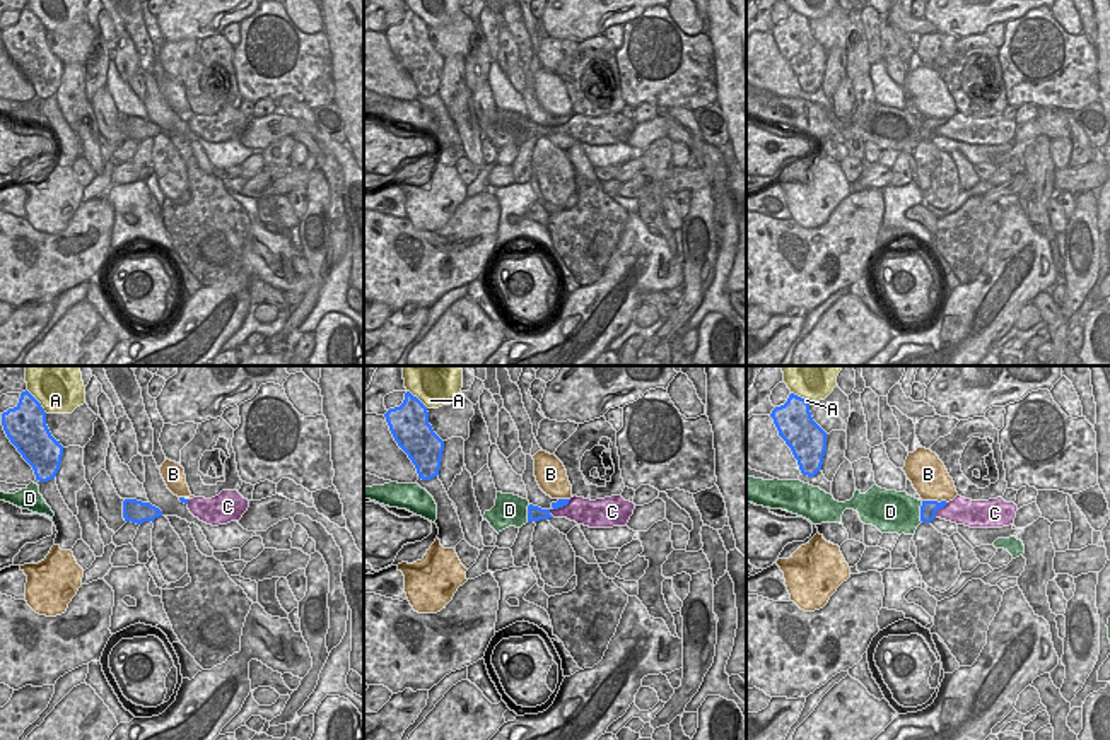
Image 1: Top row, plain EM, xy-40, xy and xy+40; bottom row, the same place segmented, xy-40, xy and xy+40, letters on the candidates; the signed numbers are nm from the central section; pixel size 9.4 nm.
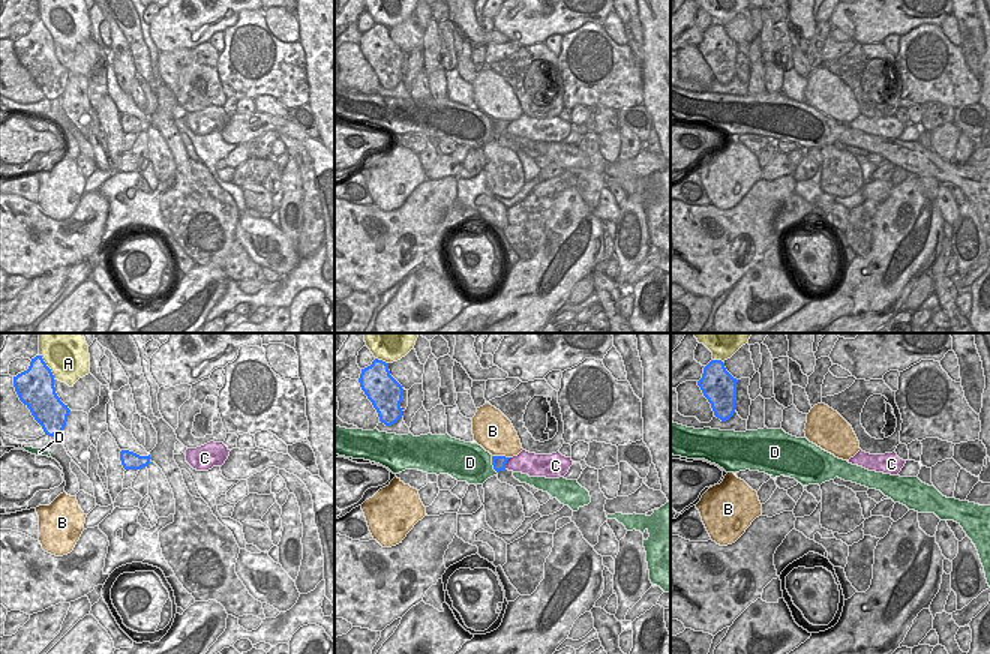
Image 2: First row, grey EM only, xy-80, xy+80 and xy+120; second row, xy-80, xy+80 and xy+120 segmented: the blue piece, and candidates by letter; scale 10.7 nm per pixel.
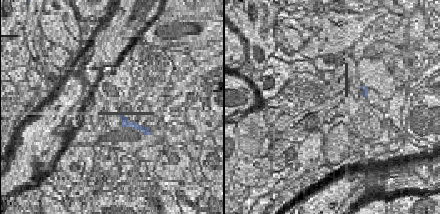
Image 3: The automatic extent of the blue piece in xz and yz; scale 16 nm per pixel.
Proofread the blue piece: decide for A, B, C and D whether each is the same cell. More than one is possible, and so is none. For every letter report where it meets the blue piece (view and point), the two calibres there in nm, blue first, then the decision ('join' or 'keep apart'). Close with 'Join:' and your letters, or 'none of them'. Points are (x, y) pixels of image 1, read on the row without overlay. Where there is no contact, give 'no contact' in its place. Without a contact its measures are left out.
A: xy-40 (38, 19) | 380/280 nm | keep apart
B: xy+40 (934, 118) | 160/360 nm | keep apart
C: xy+40 (940, 125) | 160/260 nm | join
D: xy+40 (921, 129) | 160/380 nm | keep apart
Join: C

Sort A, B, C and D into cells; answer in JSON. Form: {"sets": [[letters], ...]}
{"sets": [["A"], ["B"], ["C"], ["D"]]}

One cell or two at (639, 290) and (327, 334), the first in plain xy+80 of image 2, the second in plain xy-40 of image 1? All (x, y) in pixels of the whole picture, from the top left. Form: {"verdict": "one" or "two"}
{"verdict": "one"}

